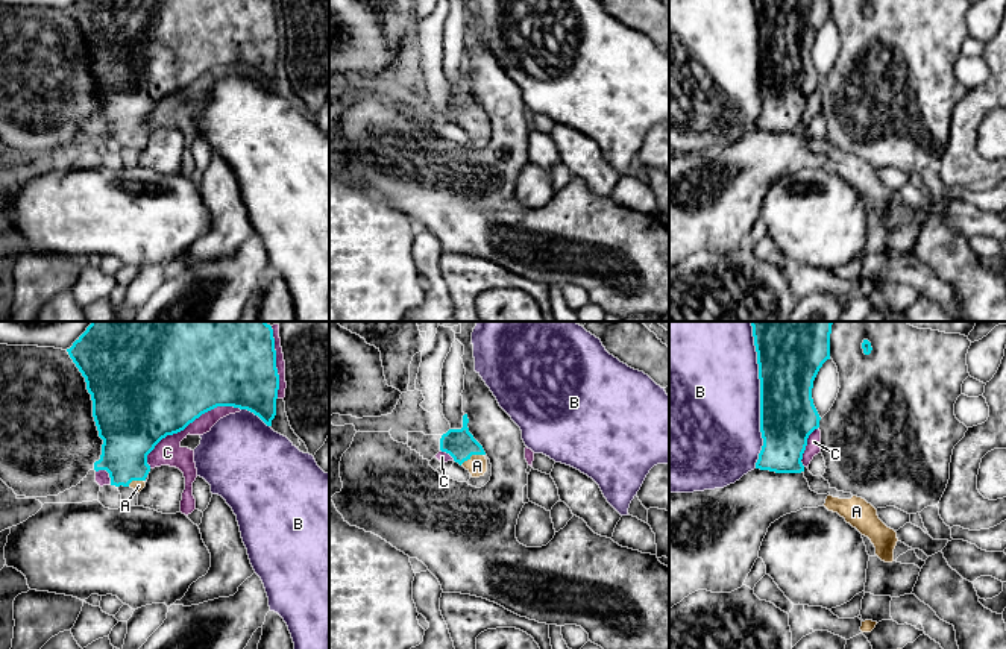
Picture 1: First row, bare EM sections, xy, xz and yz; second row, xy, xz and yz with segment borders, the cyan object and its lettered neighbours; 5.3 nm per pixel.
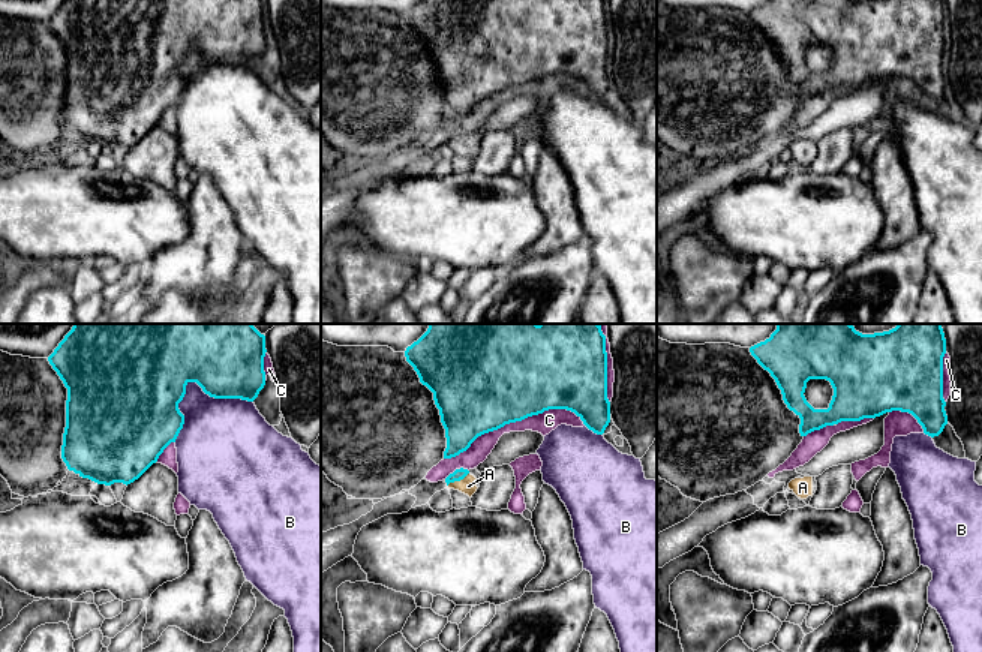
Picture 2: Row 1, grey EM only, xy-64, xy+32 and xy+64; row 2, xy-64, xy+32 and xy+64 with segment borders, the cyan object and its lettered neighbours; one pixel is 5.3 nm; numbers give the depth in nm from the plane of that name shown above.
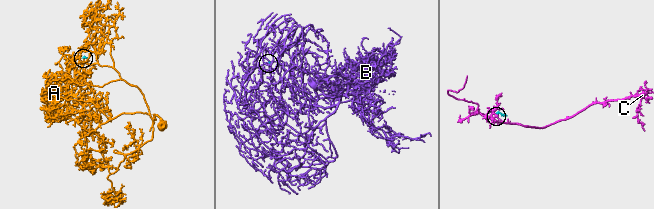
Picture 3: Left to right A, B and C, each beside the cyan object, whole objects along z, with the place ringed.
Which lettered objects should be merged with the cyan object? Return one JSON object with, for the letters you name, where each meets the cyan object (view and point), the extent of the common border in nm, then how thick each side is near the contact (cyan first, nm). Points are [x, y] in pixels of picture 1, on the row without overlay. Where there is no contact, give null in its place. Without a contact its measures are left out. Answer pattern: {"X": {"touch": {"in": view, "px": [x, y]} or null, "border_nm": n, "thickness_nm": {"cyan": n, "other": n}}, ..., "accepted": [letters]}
{"A": {"touch": {"in": "xz", "px": [471, 116]}, "border_nm": 140, "thickness_nm": {"cyan": 160, "other": 110}}, "accepted": ["A"]}

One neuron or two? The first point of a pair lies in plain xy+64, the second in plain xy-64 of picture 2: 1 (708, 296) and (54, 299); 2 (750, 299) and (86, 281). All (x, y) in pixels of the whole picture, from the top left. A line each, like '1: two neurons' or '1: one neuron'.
1: two neurons
2: one neuron

